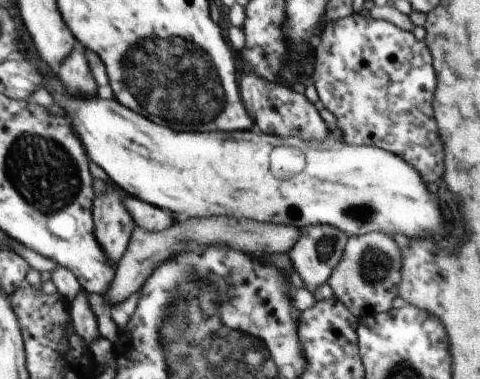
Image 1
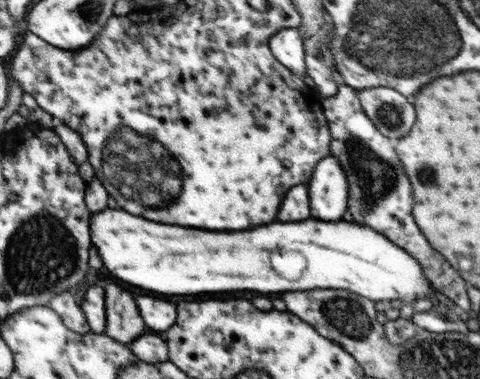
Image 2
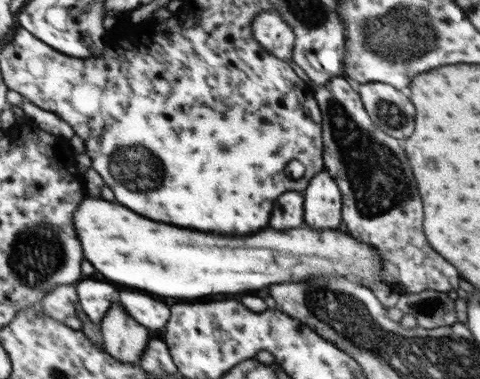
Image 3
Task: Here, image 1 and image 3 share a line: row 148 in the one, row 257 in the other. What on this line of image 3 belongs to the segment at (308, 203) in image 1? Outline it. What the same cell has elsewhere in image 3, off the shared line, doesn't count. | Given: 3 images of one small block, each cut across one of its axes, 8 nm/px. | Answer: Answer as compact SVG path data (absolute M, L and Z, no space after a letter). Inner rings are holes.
M87 196L85 202L79 204L77 212L75 212L75 232L81 234L81 246L85 246L85 260L107 280L111 282L117 282L117 284L123 284L123 286L133 286L137 290L145 290L145 292L151 292L151 294L157 294L157 296L171 296L171 298L197 298L197 296L207 296L207 294L233 294L233 292L243 292L243 290L261 290L261 288L267 288L271 284L281 284L281 282L307 282L311 280L313 276L327 276L327 278L345 278L345 280L351 280L355 278L355 284L359 286L369 286L369 284L383 284L381 280L381 254L371 246L371 244L365 244L357 238L353 238L349 232L339 232L339 230L307 230L307 226L299 226L297 230L265 230L265 234L253 234L249 238L225 238L225 236L217 236L217 234L203 234L203 232L189 232L189 230L183 230L183 228L173 228L173 226L167 226L167 224L161 224L161 222L153 222L149 218L141 218L137 214L133 214L131 210L127 210L125 206L119 206L119 204L111 204L103 198L93 198L93 196Z

